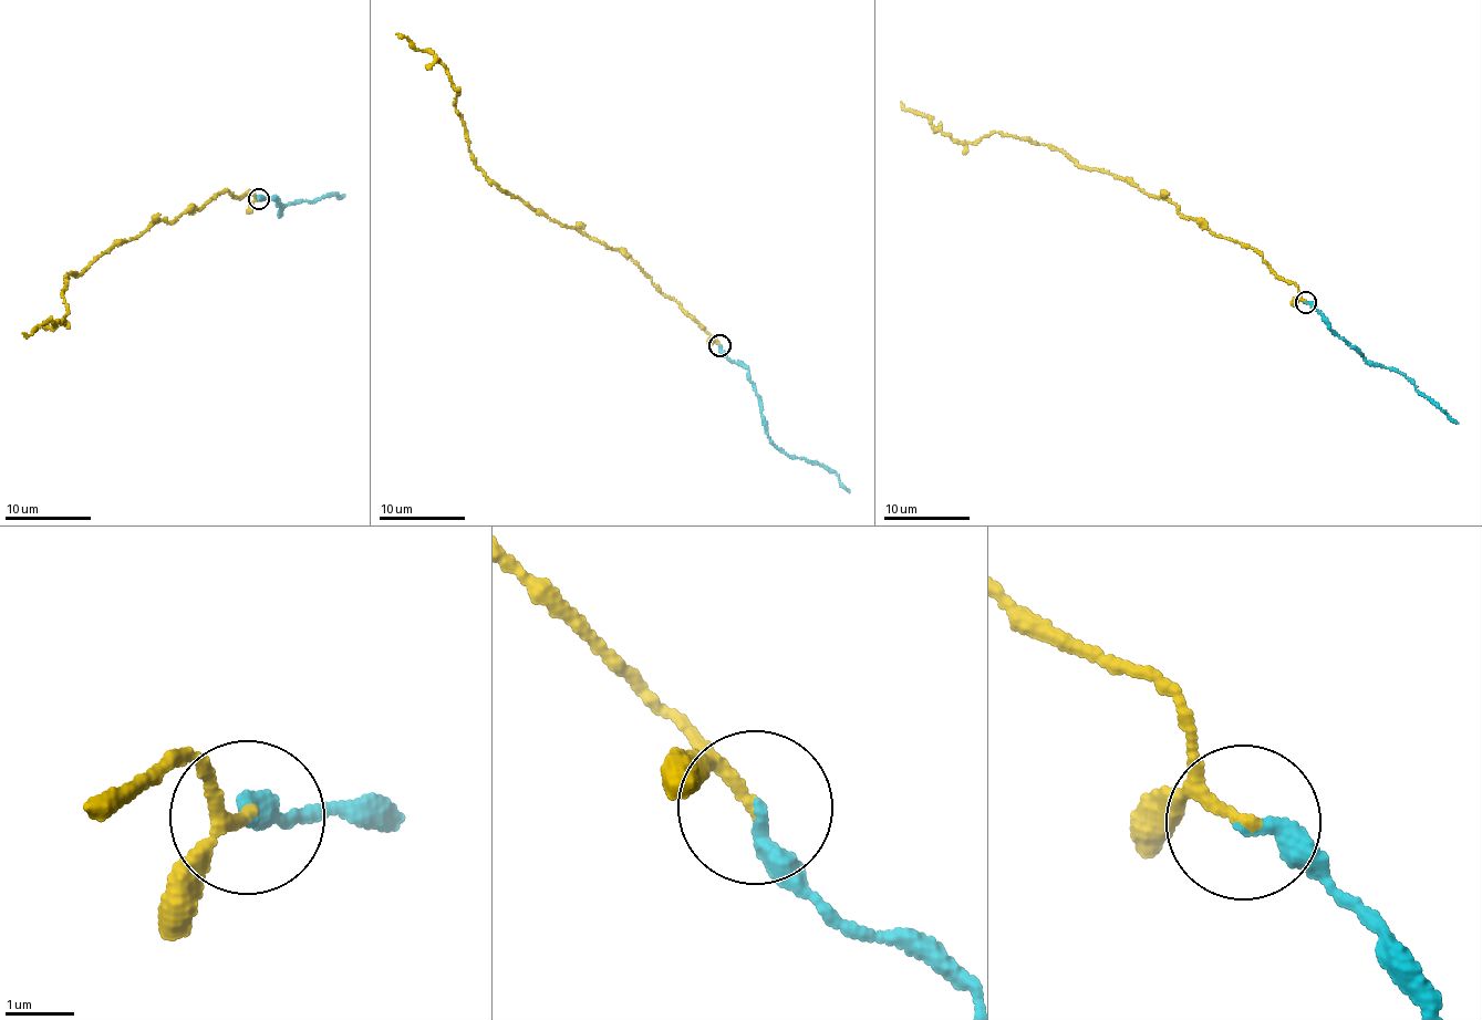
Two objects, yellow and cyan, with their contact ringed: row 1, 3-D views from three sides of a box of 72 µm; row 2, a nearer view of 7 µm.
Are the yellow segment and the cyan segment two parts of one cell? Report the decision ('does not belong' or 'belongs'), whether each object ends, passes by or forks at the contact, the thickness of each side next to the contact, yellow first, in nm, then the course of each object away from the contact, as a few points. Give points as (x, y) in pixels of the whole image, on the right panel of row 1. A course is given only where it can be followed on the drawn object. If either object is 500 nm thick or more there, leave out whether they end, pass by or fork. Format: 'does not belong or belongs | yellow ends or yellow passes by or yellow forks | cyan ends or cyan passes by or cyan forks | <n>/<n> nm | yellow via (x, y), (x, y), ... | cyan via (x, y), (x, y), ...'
belongs | yellow passes by | cyan ends | 150/200 nm | yellow via (1306, 302), (1260, 254), (1180, 214), (1173, 203), (1075, 164), (1046, 145), (999, 132), (955, 142), (901, 102) | cyan via (1306, 302), (1368, 362), (1390, 367), (1410, 380), (1422, 395), (1458, 423)

